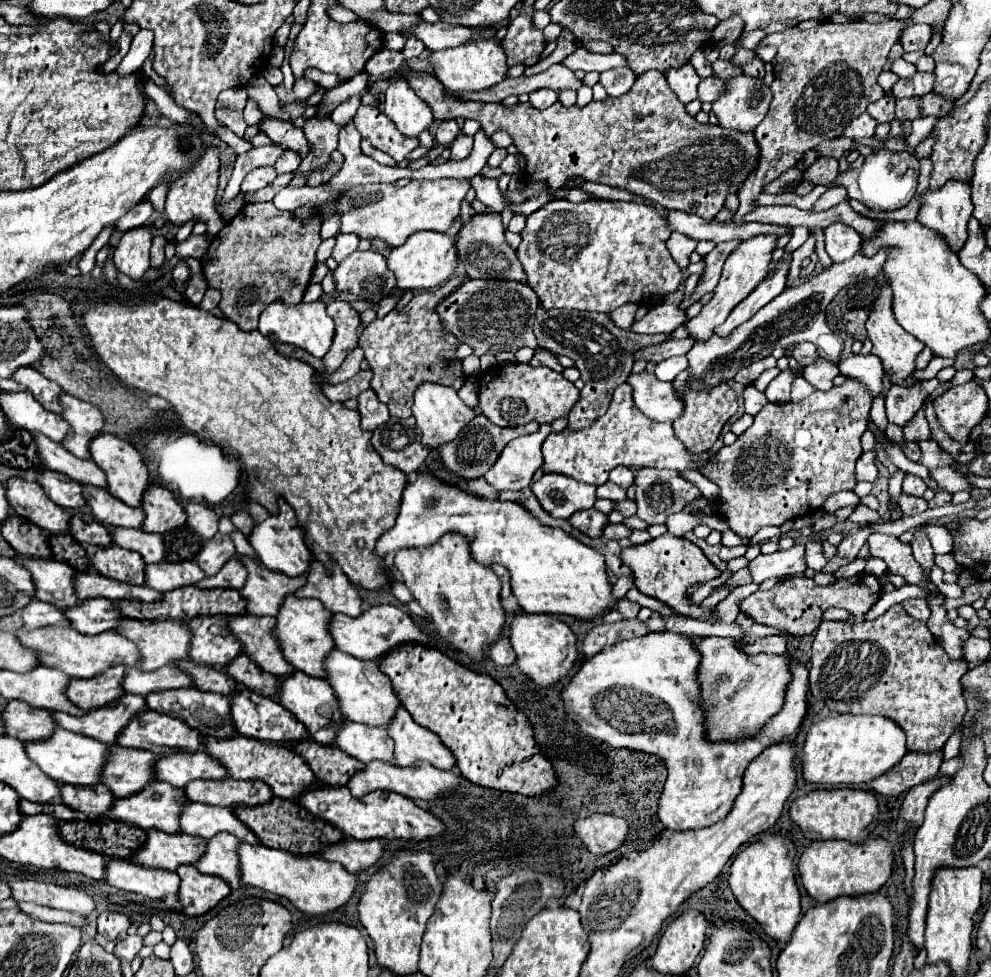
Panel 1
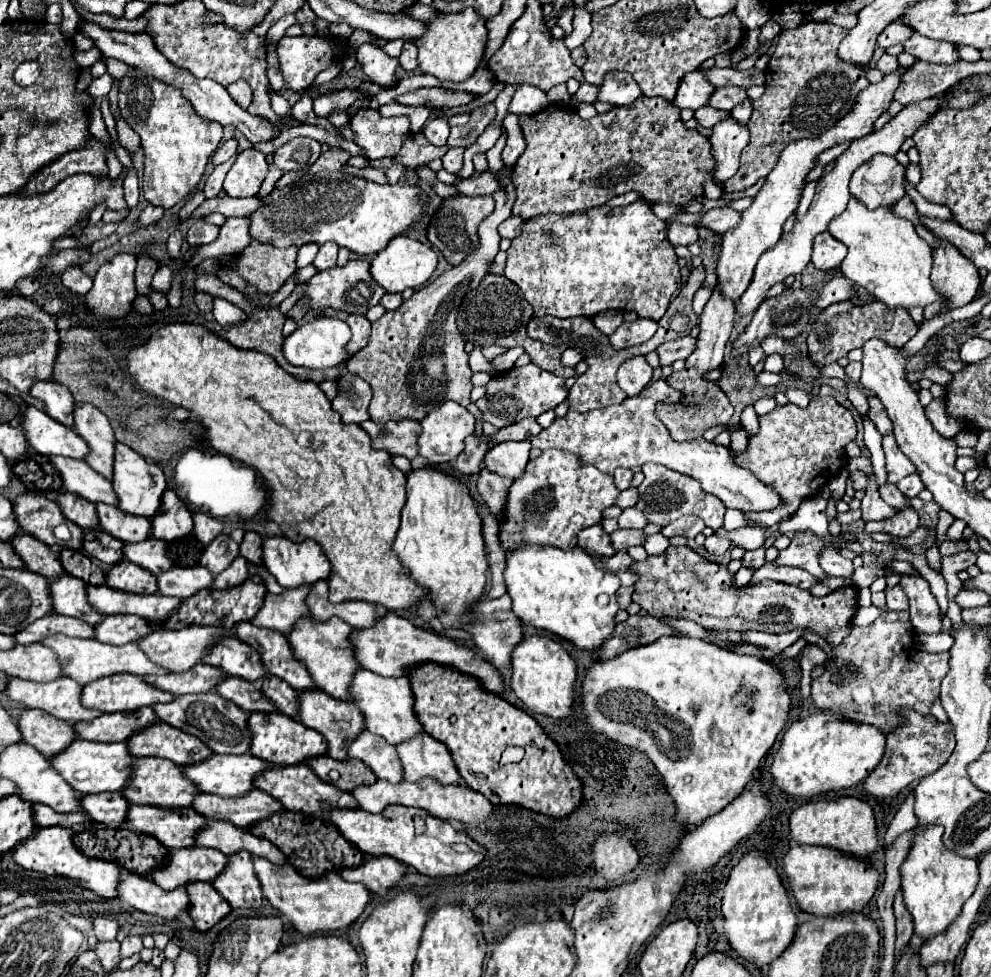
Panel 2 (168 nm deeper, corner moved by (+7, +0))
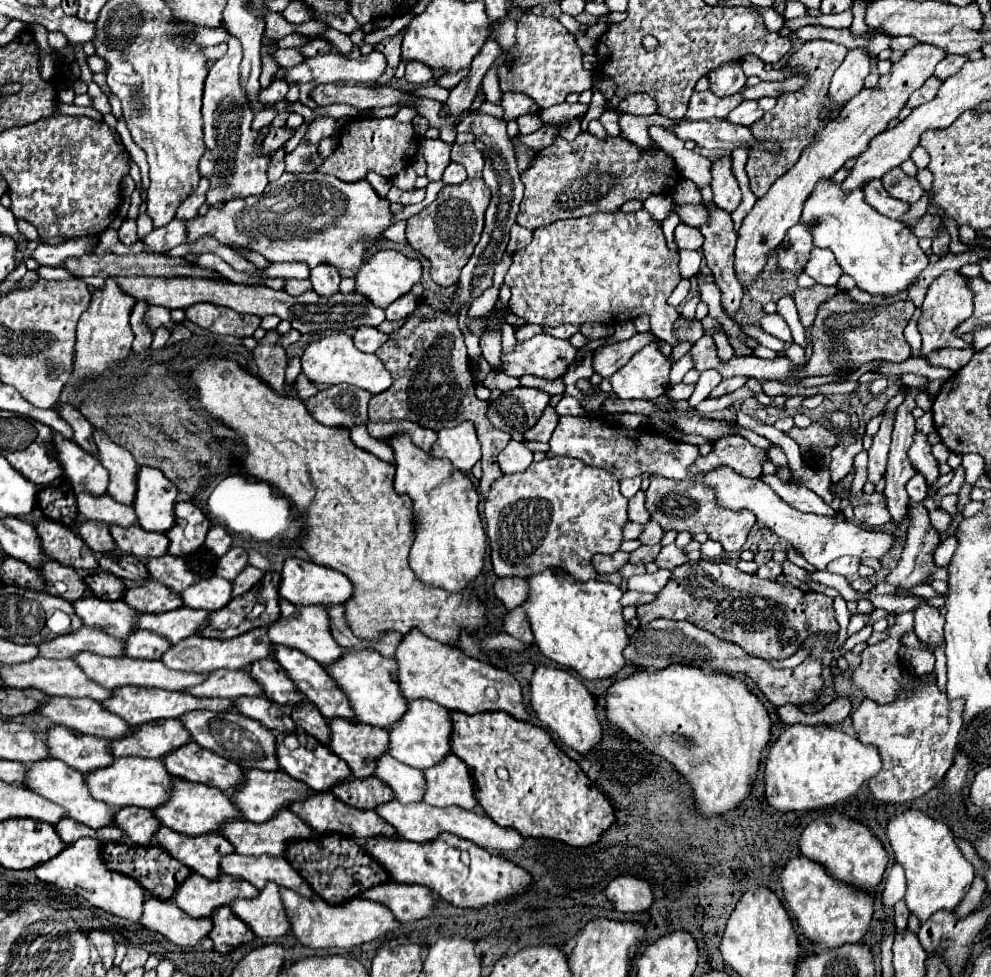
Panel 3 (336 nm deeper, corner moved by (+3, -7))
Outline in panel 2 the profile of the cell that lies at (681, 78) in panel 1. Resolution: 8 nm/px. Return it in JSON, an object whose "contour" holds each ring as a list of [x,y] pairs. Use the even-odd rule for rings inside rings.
{"contour":[[[700,70],[688,72],[688,76],[684,76],[684,80],[680,80],[680,88],[676,90],[674,104],[678,108],[696,110],[696,108],[708,104],[712,90],[714,90],[714,86],[704,78],[704,74],[700,74]]]}

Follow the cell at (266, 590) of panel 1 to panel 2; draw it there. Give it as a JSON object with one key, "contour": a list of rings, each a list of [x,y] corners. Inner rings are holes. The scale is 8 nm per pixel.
{"contour":[[[302,584],[300,588],[288,588],[282,594],[266,592],[264,596],[266,600],[260,612],[252,618],[252,624],[262,628],[272,628],[282,634],[290,632],[298,618],[310,614],[304,604],[304,598],[308,592],[310,592],[308,584]]]}

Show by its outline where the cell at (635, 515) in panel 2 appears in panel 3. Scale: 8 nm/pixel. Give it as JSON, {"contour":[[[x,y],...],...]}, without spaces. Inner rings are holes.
{"contour":[[[648,521],[648,523],[644,525],[644,533],[642,533],[640,541],[642,541],[644,545],[658,545],[658,543],[662,541],[662,537],[664,537],[664,529],[662,529],[658,523]]]}

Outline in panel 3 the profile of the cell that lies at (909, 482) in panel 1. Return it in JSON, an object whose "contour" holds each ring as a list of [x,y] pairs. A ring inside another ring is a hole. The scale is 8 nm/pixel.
{"contour":[[[916,473],[908,483],[906,483],[906,493],[912,501],[924,501],[928,493],[928,483],[924,483],[924,477]]]}

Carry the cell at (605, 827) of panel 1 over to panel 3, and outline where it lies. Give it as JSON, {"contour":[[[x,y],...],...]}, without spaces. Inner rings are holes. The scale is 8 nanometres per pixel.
{"contour":[[[616,877],[608,889],[606,895],[610,903],[620,913],[642,913],[648,911],[652,905],[652,891],[648,883],[636,877]]]}

